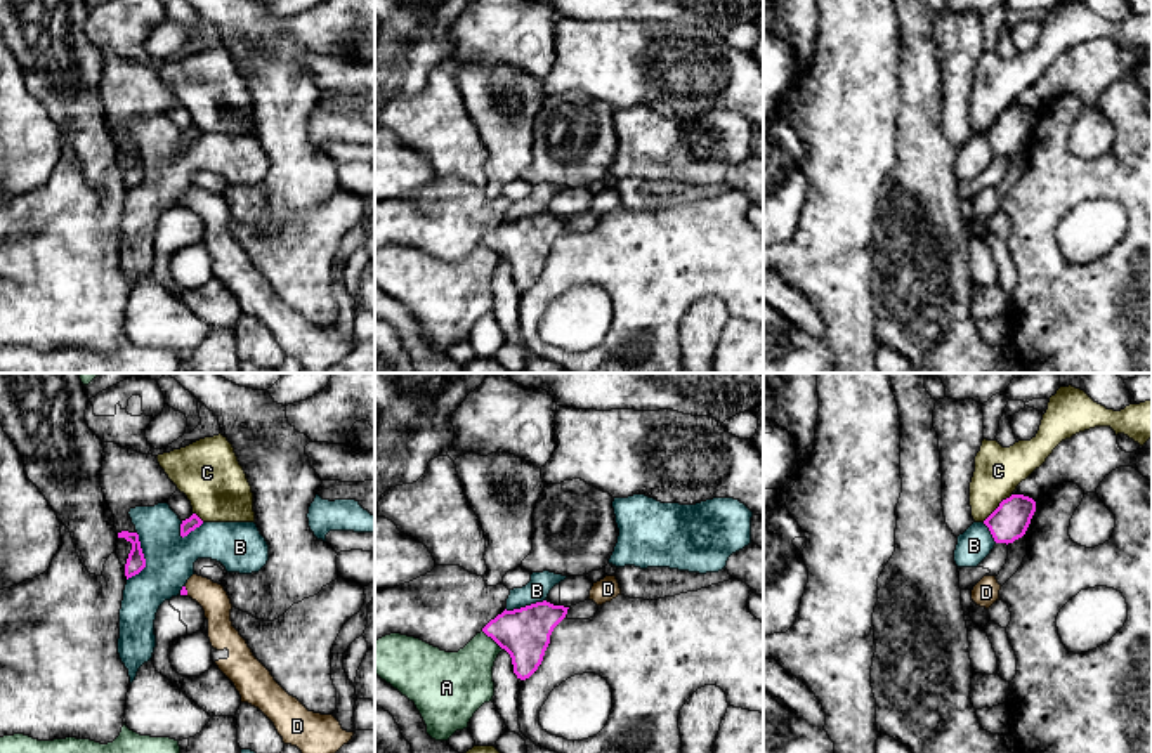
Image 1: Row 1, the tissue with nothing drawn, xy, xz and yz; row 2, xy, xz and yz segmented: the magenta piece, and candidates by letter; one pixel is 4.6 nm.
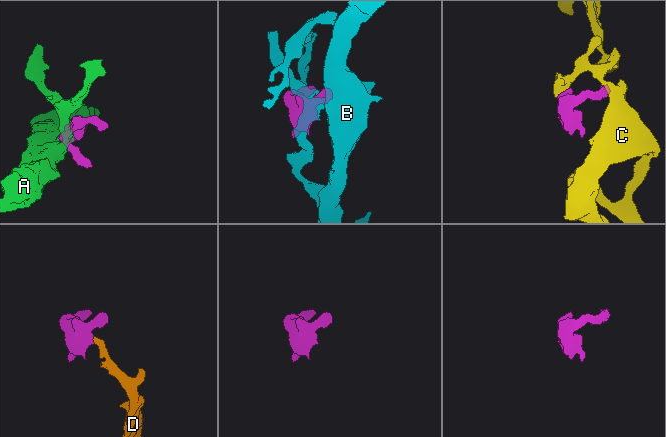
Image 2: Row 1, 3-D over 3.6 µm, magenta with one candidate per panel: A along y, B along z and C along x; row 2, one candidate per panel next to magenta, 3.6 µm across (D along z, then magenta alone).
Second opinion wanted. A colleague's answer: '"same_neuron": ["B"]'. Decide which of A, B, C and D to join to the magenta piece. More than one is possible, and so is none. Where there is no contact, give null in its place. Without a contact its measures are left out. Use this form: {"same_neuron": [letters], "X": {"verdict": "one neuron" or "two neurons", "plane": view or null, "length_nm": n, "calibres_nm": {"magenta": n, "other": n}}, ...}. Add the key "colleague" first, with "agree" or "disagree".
{"colleague": "disagree", "same_neuron": ["D"], "A": {"verdict": "two neurons", "plane": "xz", "length_nm": 130, "calibres_nm": {"magenta": 240, "other": 280}}, "B": {"verdict": "two neurons", "plane": "xy", "length_nm": 220, "calibres_nm": {"magenta": 90, "other": 220}}, "C": {"verdict": "two neurons", "plane": "yz", "length_nm": 190, "calibres_nm": {"magenta": 170, "other": 220}}, "D": {"verdict": "one neuron", "plane": "xy", "length_nm": 40, "calibres_nm": {"magenta": 30, "other": 140}}}

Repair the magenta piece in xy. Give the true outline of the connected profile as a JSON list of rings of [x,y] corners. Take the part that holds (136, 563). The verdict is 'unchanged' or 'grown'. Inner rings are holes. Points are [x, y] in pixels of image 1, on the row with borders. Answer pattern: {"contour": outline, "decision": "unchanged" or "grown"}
{"contour": [[[121,531],[121,533],[118,533],[118,538],[125,538],[127,541],[132,543],[132,550],[130,550],[127,564],[125,564],[125,576],[128,579],[128,578],[139,574],[146,567],[146,559],[144,559],[137,533]]], "decision": "unchanged"}

